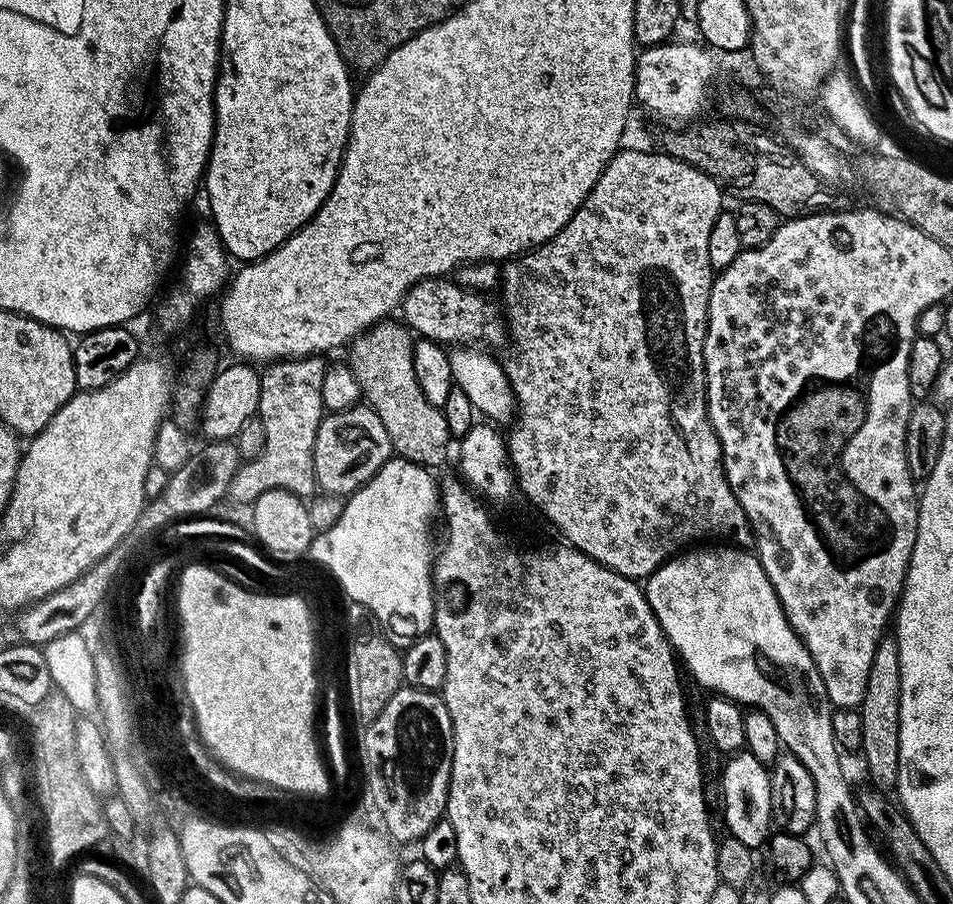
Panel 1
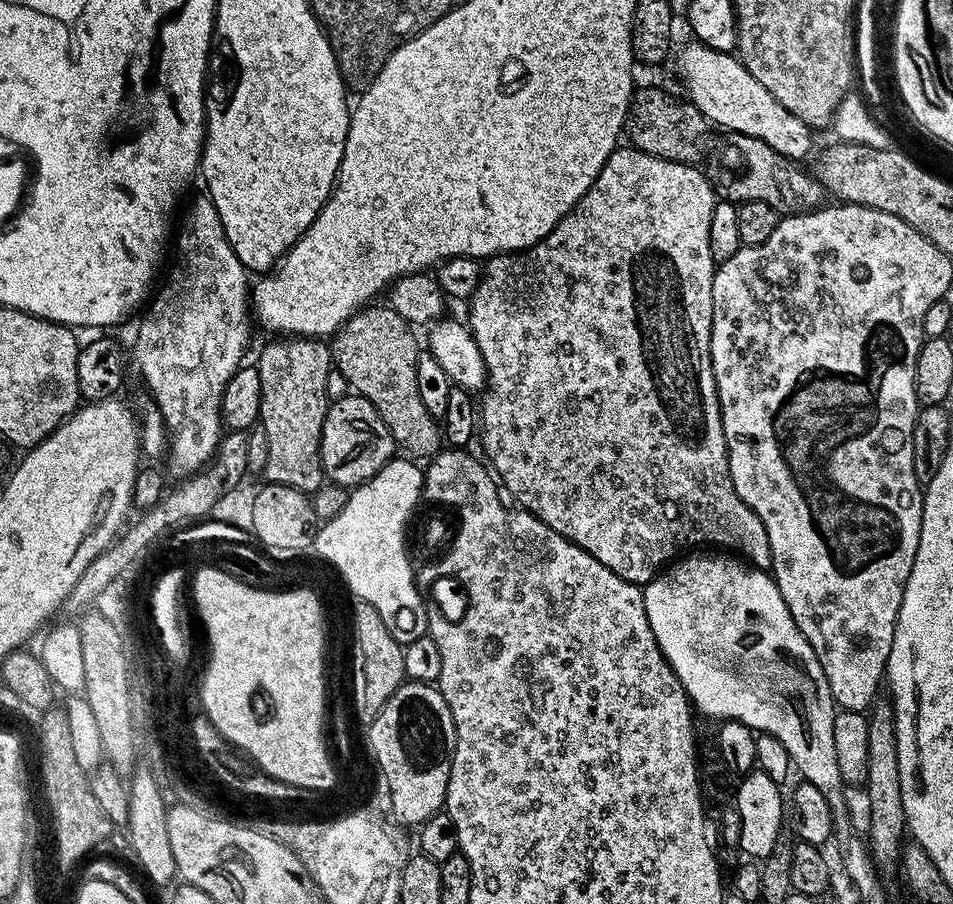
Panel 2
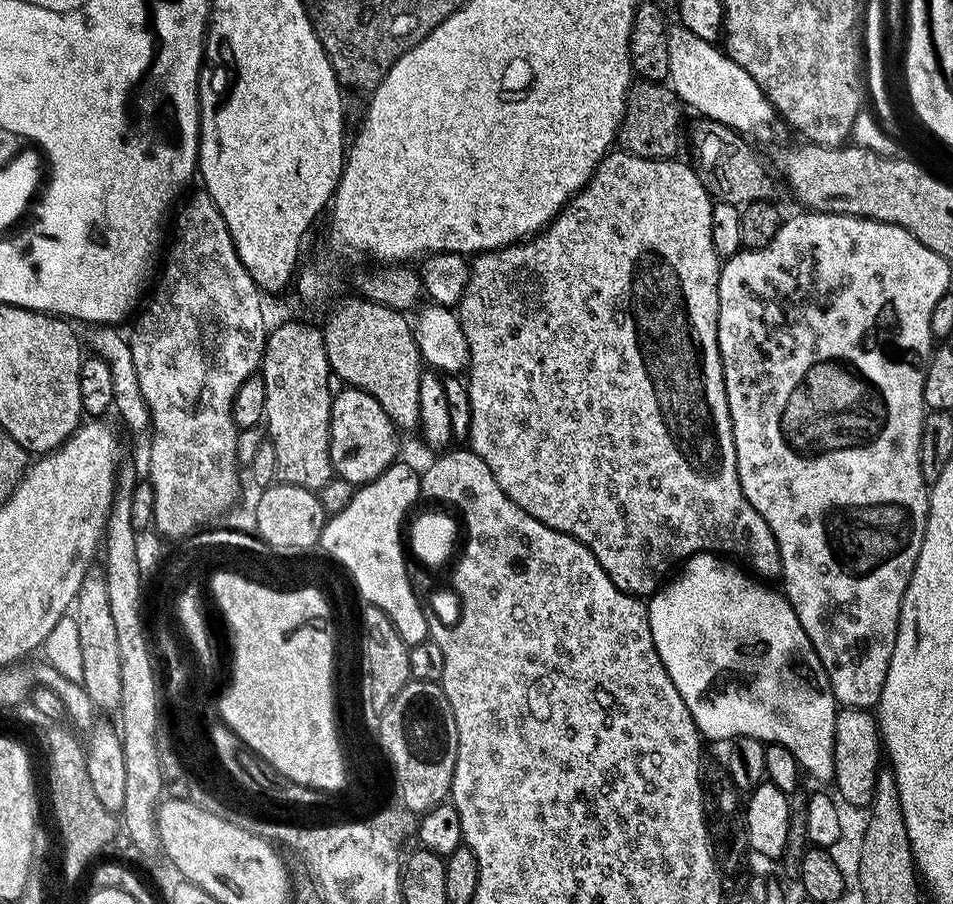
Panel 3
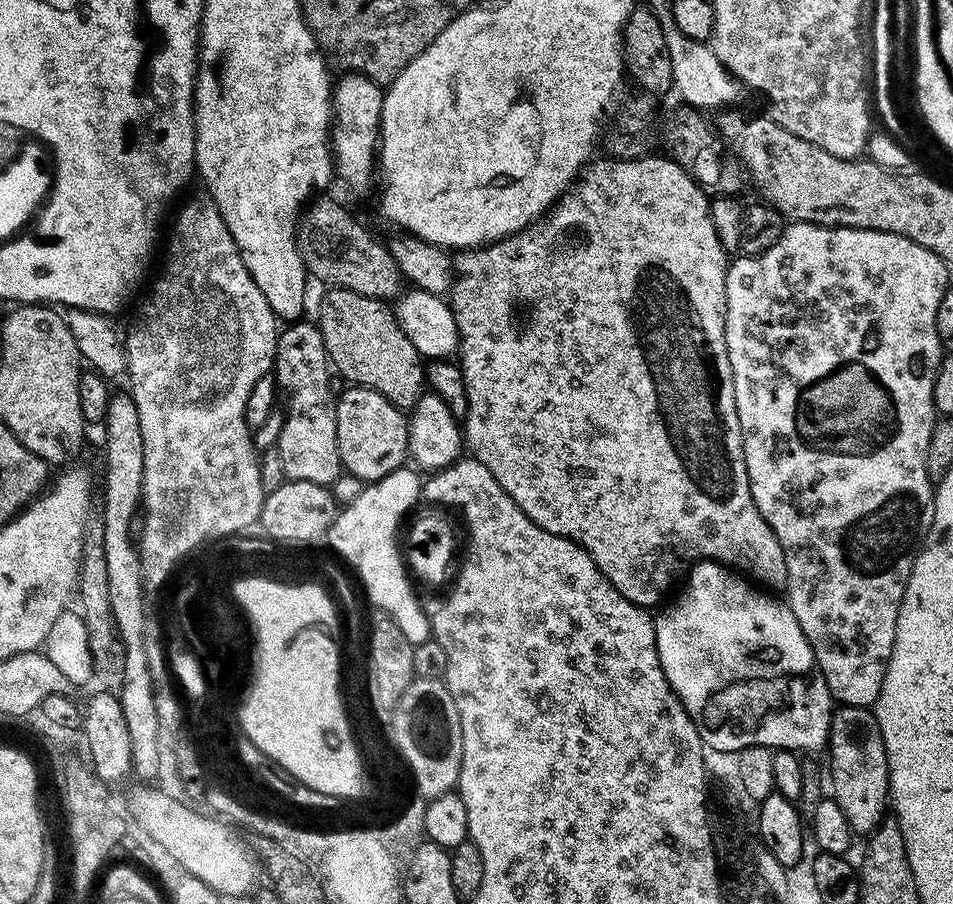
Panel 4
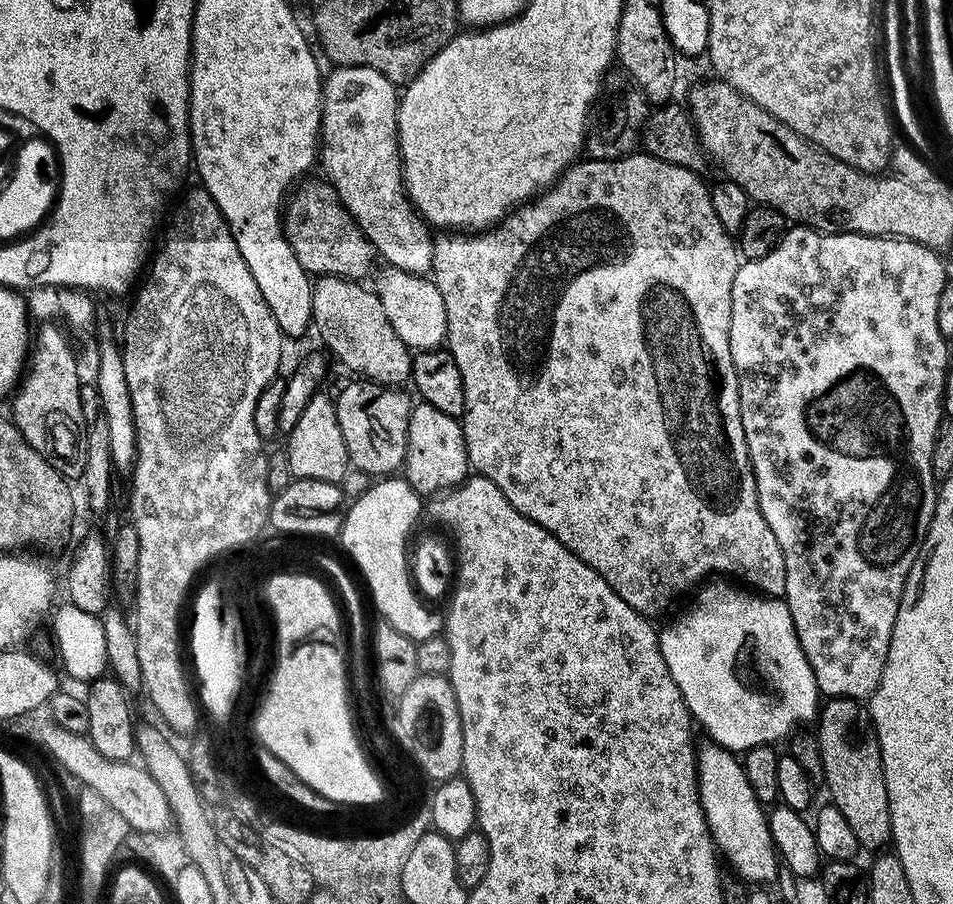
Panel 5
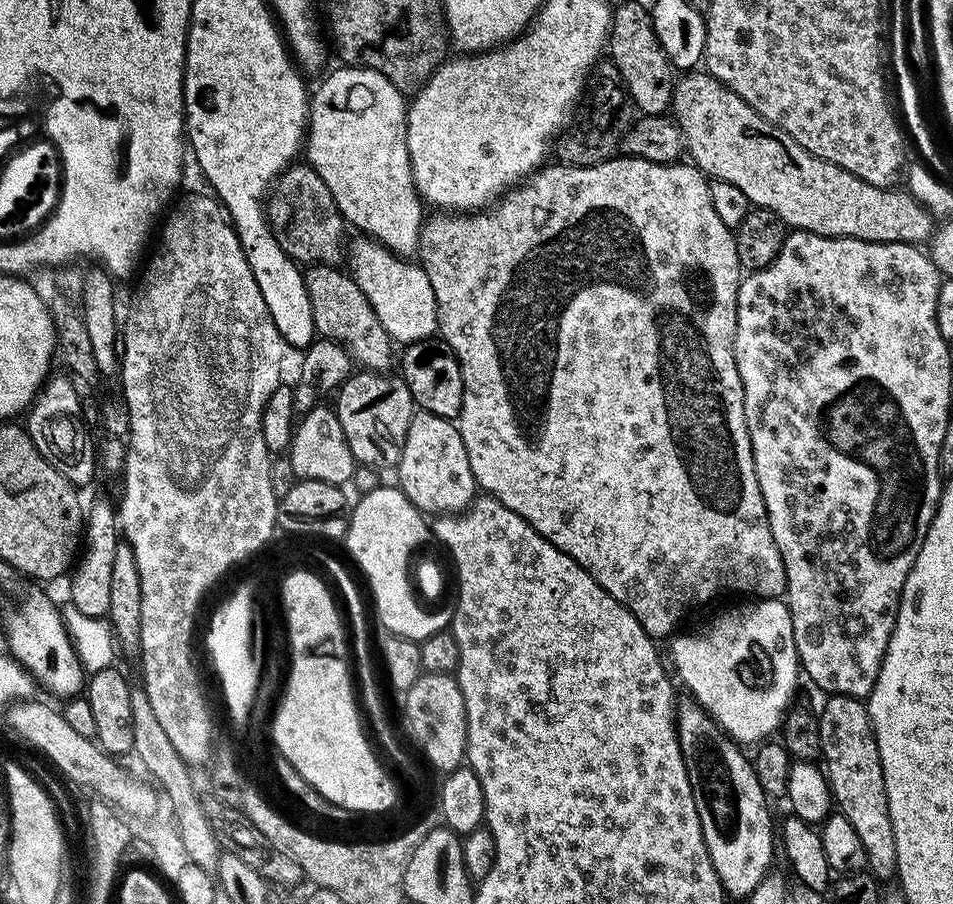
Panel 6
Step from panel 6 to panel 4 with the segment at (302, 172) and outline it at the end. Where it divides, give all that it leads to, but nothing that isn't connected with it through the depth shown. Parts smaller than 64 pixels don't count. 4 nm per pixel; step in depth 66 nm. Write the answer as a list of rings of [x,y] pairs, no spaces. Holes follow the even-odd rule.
[[[313,199],[301,211],[300,219],[296,225],[296,244],[300,247],[300,254],[304,258],[307,275],[313,281],[321,280],[324,286],[354,290],[358,294],[369,296],[375,300],[395,301],[402,292],[402,287],[400,288],[402,277],[398,262],[394,262],[391,251],[385,245],[383,248],[338,201],[320,199]]]

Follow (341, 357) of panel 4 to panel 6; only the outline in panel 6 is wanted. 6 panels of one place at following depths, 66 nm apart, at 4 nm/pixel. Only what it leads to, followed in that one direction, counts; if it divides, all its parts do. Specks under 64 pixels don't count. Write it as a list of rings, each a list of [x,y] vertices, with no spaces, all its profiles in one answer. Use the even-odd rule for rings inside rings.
[[[313,264],[303,269],[317,333],[340,344],[361,369],[387,373],[394,364],[394,341],[386,334],[382,322],[378,322],[378,314],[374,314],[374,306],[370,306],[370,298],[362,294],[358,282],[347,271],[340,270],[331,264]]]

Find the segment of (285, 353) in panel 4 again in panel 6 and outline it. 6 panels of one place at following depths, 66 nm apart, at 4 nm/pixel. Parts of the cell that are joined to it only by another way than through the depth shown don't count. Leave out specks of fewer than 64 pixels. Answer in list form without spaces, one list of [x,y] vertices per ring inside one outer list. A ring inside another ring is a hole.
[[[317,406],[299,417],[286,454],[294,466],[297,480],[317,480],[344,486],[351,481],[358,467],[348,435],[344,433],[344,423],[331,407]]]

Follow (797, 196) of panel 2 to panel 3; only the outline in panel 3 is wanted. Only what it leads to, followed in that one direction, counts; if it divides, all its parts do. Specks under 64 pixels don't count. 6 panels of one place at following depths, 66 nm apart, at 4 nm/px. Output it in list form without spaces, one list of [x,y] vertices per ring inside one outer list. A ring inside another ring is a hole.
[[[697,115],[694,120],[686,128],[686,144],[692,147],[691,163],[705,182],[711,181],[716,172],[716,181],[710,184],[710,192],[717,201],[743,206],[755,200],[772,200],[775,197],[776,184],[754,145],[747,144],[741,133],[722,122],[702,115]]]

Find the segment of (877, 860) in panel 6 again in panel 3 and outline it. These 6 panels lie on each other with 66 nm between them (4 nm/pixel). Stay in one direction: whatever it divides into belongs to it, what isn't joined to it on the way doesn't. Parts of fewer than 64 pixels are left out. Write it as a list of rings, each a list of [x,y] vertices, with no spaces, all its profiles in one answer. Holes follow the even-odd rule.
[[[841,707],[834,722],[834,774],[832,780],[840,791],[839,799],[867,809],[876,791],[876,779],[882,771],[882,737],[877,717],[866,708]]]

